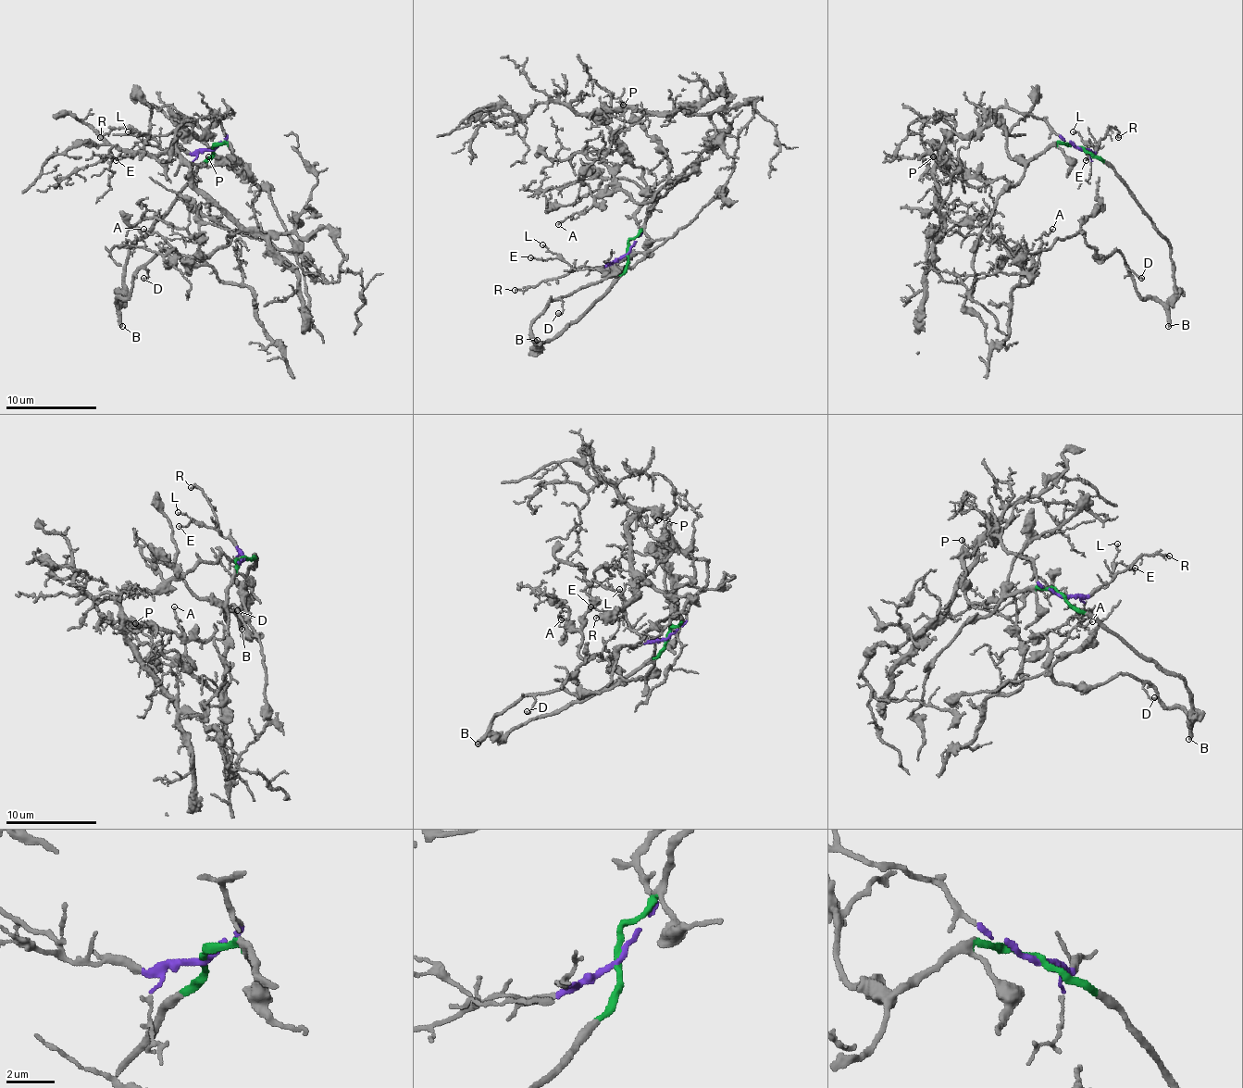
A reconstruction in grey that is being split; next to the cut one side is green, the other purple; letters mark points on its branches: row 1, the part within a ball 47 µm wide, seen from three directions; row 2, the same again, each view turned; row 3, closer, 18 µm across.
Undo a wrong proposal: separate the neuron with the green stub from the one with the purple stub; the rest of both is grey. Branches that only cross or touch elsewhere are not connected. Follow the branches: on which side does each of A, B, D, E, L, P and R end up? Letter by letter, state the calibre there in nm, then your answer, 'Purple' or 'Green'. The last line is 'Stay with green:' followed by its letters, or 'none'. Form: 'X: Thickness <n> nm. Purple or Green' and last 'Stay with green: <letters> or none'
A: Thickness 120 nm. Purple
B: Thickness 320 nm. Green
D: Thickness 150 nm. Green
E: Thickness 110 nm. Purple
L: Thickness 120 nm. Purple
P: Thickness 120 nm. Purple
R: Thickness 90 nm. Purple
Stay with green: B, D

